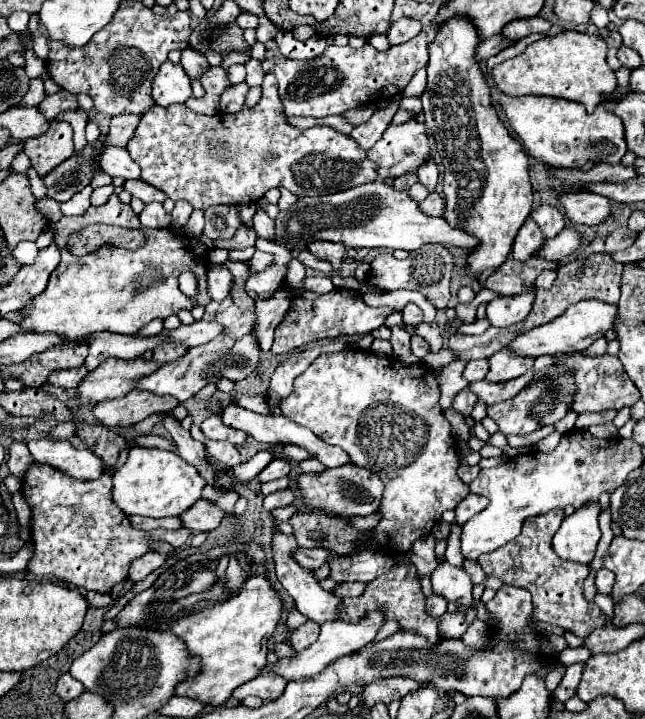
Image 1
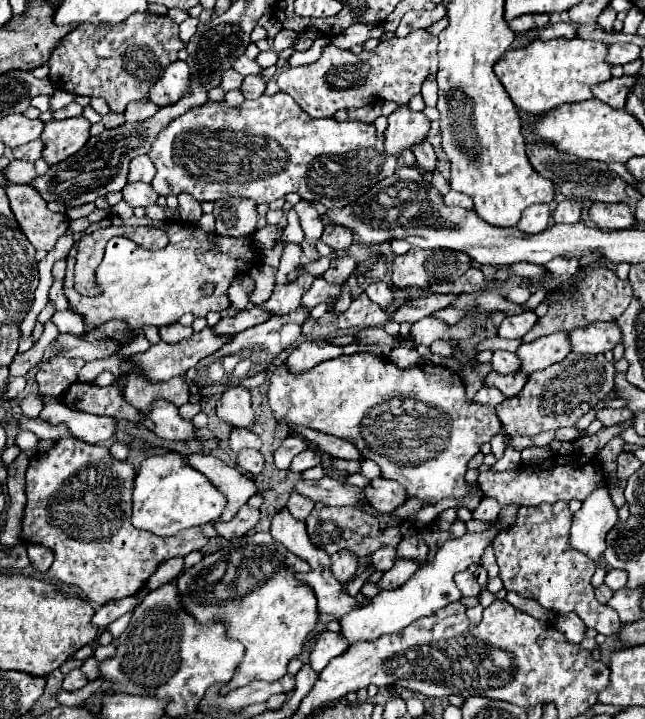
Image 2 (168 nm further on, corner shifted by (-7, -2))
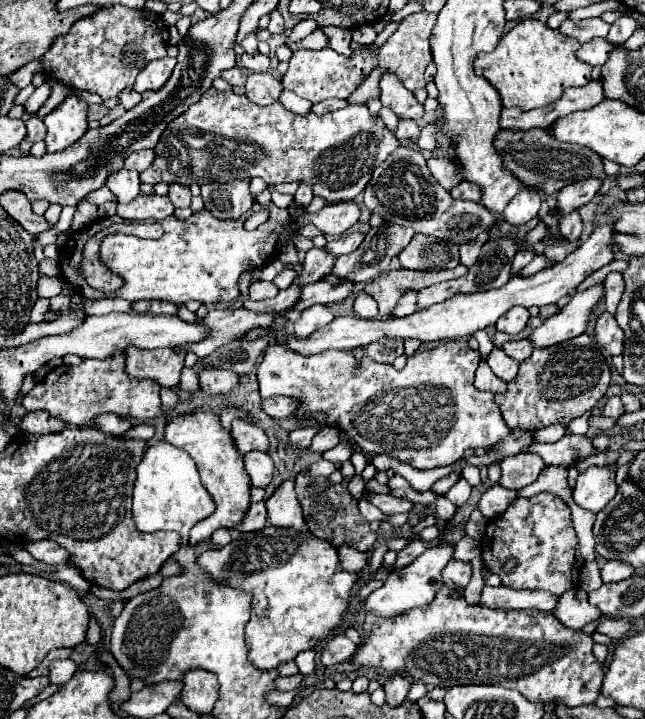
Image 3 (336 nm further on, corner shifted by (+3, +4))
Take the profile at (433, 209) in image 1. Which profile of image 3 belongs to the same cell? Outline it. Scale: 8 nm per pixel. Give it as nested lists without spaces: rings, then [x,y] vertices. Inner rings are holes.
[[[460,182],[454,190],[450,190],[450,194],[454,198],[462,198],[462,200],[476,200],[480,202],[480,188],[472,182]]]

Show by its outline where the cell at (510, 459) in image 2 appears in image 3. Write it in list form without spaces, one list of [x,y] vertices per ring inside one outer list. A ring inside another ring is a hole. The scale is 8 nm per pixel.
[[[566,434],[556,444],[532,444],[528,446],[528,450],[542,456],[542,460],[546,460],[548,464],[556,464],[556,466],[560,464],[568,466],[574,460],[582,460],[592,454],[600,454],[600,450],[592,446],[588,436],[576,436],[576,434]]]

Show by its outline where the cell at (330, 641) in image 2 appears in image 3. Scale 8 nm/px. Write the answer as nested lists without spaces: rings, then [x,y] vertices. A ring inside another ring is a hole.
[[[338,634],[338,636],[334,636],[328,642],[326,648],[322,648],[320,662],[324,666],[332,666],[332,664],[338,664],[338,662],[346,662],[354,654],[354,648],[356,648],[356,644],[352,640],[348,640],[346,636]]]

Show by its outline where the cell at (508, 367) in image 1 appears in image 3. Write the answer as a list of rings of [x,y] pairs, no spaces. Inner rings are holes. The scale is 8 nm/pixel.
[[[596,284],[584,292],[572,296],[572,300],[562,308],[558,316],[544,320],[528,340],[532,340],[534,348],[548,348],[566,340],[572,340],[586,332],[590,310],[604,298],[604,286]]]

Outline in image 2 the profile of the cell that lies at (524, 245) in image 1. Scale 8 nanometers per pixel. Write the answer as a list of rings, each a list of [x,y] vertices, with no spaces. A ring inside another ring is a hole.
[[[534,204],[534,206],[528,206],[522,212],[518,228],[522,232],[528,232],[528,234],[538,234],[538,232],[546,230],[548,220],[550,220],[550,208],[548,208],[548,204]]]

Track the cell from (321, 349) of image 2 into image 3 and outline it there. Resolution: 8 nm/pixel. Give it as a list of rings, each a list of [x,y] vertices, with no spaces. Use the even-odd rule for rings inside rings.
[[[312,306],[312,308],[306,308],[302,312],[302,316],[294,322],[292,326],[292,334],[300,340],[308,338],[312,332],[316,332],[320,326],[326,326],[330,320],[332,320],[332,312],[328,310],[328,306]]]

